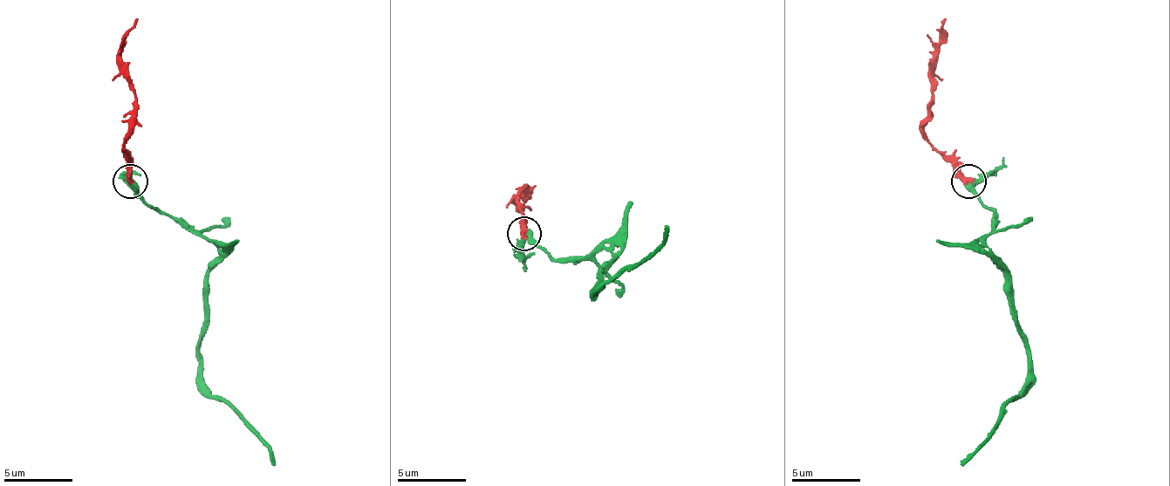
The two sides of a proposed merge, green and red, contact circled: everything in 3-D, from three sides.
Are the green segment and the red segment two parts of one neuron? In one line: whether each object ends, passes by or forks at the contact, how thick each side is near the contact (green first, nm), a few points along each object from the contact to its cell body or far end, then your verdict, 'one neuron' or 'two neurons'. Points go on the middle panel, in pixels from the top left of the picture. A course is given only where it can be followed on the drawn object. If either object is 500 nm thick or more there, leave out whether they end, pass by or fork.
green passes by | red ends | 400/440 nm | green via (523, 235), (554, 258), (612, 255), (591, 290), (595, 293), (637, 265), (664, 238), (667, 224) | red via (523, 235), (523, 189), (530, 196), (516, 200), (530, 210) | one neuron

